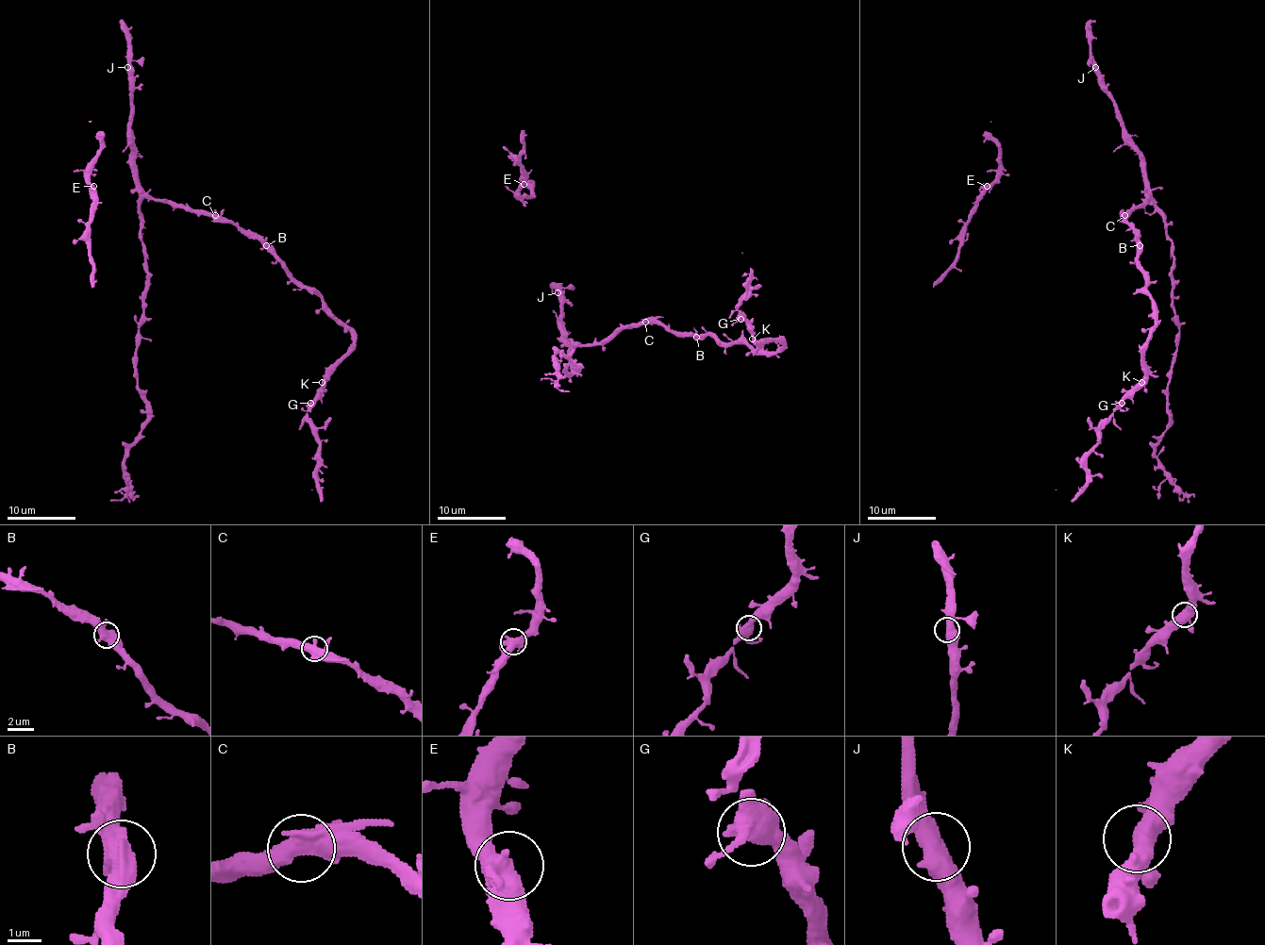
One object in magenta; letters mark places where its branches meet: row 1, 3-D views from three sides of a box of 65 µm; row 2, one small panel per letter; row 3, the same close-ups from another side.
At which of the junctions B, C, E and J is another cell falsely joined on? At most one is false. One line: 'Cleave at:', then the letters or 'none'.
Cleave at: none

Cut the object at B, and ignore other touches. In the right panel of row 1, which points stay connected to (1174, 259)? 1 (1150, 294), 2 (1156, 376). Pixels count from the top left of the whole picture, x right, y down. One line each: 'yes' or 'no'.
1: no
2: no

